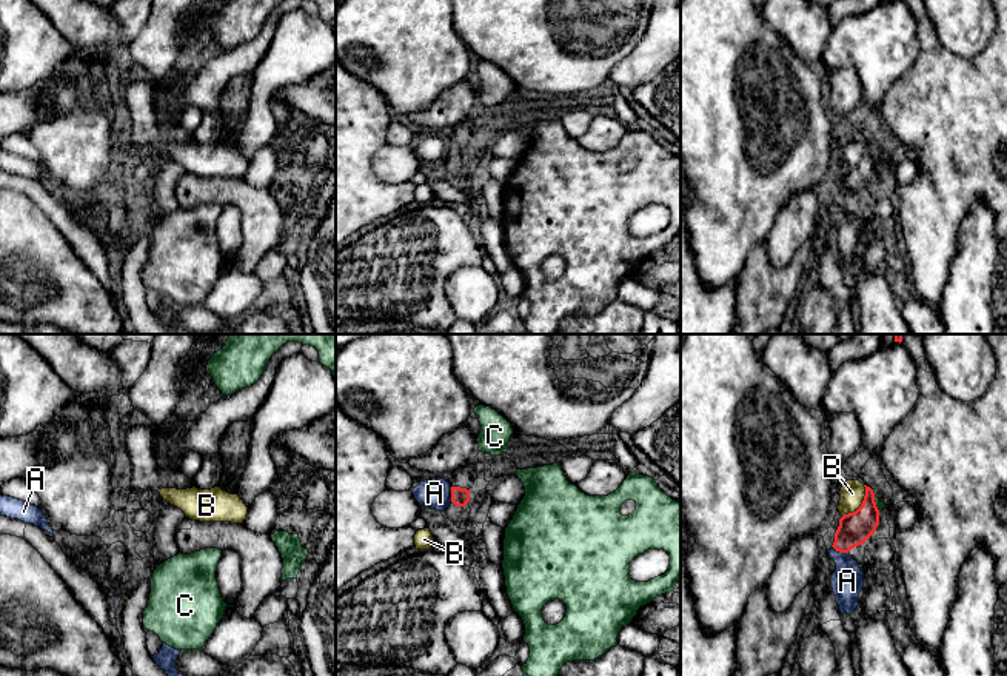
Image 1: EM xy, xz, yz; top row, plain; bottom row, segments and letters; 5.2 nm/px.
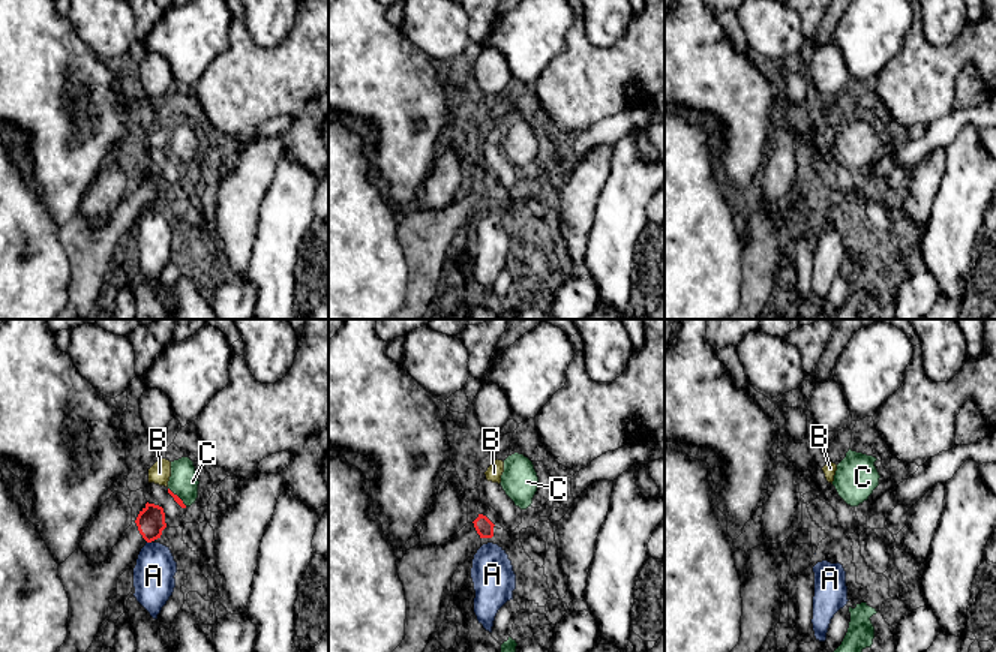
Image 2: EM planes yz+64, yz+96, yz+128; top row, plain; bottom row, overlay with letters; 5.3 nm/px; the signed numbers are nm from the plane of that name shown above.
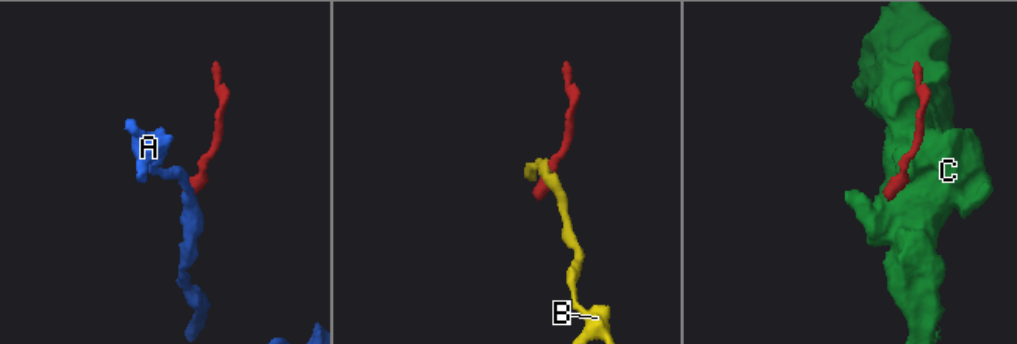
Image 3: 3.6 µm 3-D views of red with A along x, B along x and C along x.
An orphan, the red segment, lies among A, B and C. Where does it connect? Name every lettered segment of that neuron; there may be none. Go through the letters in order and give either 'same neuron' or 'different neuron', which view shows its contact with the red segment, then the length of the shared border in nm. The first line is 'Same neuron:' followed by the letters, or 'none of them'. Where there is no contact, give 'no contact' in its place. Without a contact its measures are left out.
Same neuron: none of them
A: different neuron | yz | 100 nm
B: different neuron | yz | 200 nm
C: different neuron | yz | 90 nm

